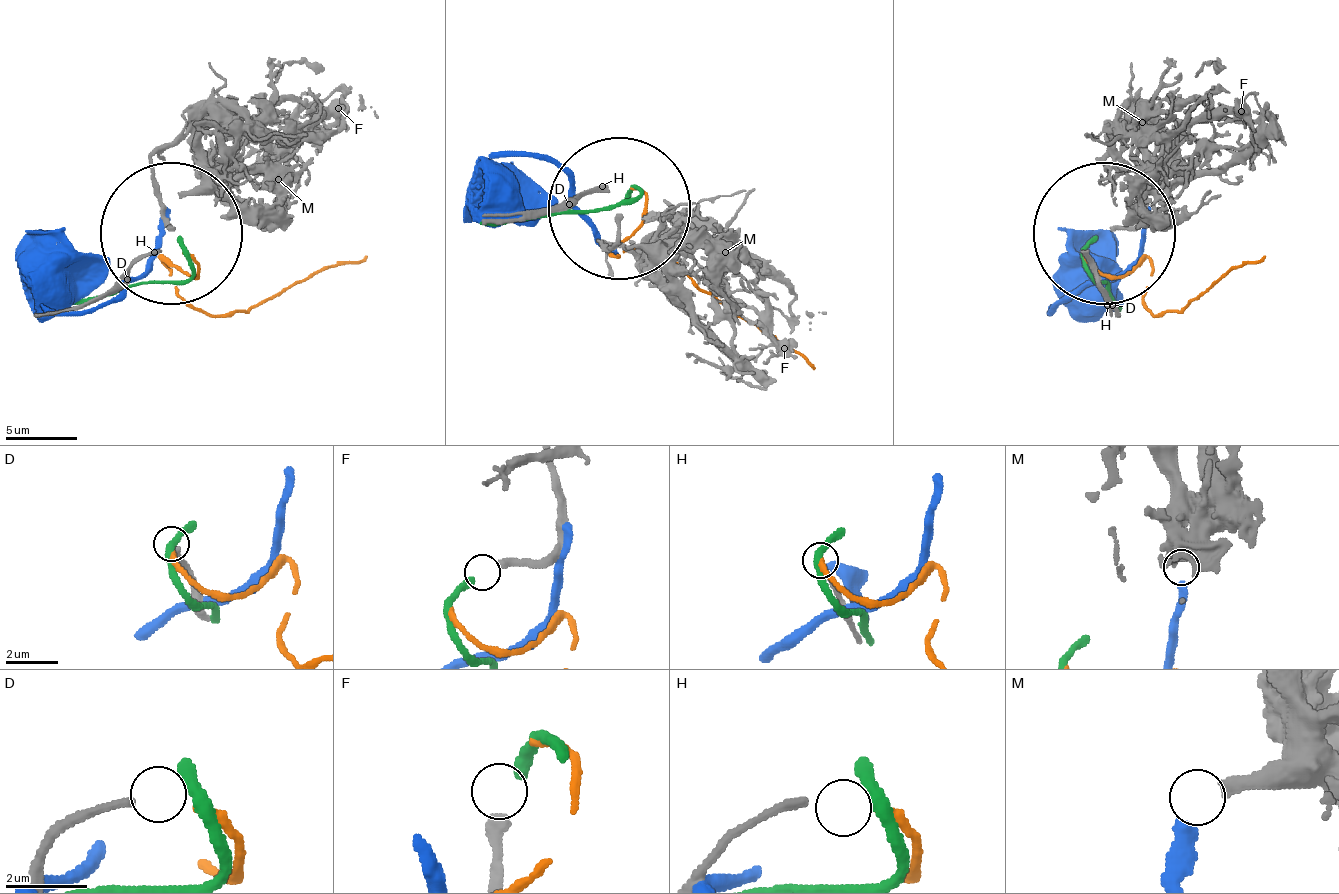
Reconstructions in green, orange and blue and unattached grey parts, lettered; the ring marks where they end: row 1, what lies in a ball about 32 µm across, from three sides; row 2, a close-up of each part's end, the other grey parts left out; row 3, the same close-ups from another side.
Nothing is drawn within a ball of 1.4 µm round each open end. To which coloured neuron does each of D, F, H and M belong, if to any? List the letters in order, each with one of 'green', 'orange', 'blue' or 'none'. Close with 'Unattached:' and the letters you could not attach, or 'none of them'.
D: none
F: green
H: orange
M: blue
Unattached: D

